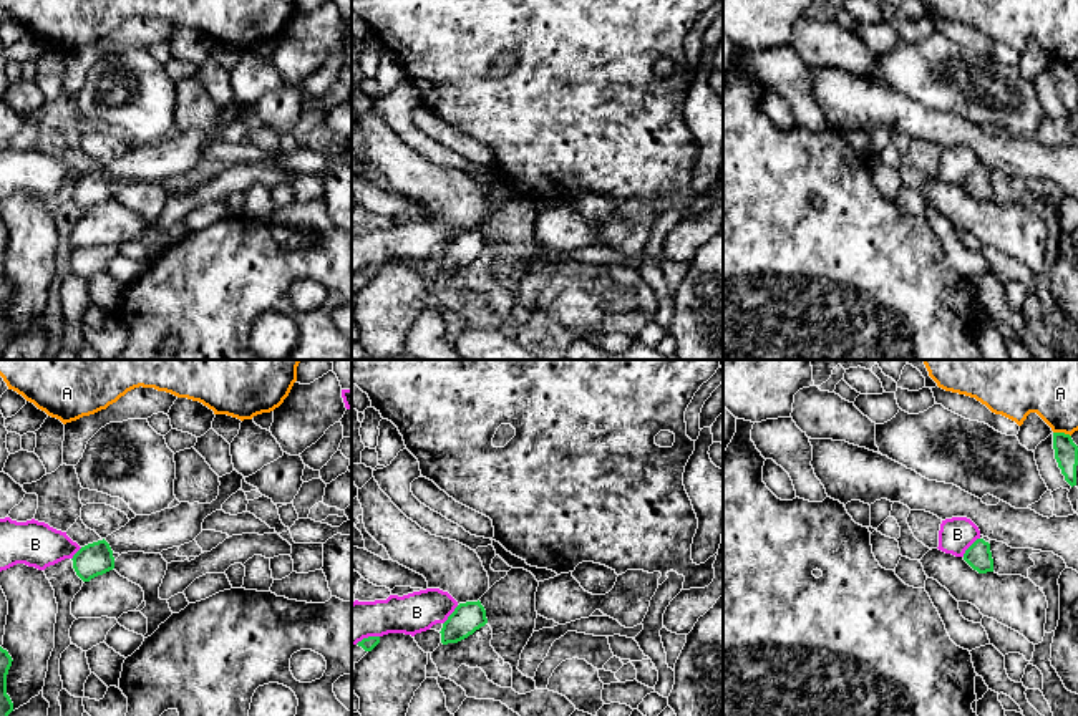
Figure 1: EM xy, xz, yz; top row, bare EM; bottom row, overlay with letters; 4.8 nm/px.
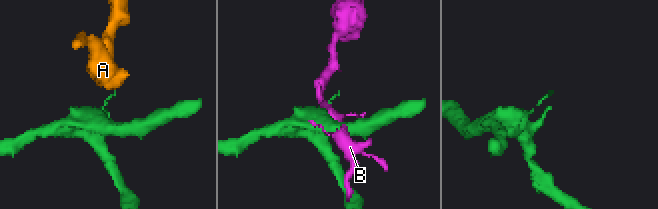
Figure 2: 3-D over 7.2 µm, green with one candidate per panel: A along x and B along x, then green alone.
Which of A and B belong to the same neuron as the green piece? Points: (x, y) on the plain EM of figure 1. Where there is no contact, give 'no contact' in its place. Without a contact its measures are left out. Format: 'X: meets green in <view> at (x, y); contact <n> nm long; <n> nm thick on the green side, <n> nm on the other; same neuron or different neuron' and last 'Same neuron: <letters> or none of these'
A: meets green in yz at (1062, 62); contact 90 nm long; 110 nm thick on the green side, 240 nm on the other; different neuron
B: meets green in yz at (969, 176); contact 130 nm long; 120 nm thick on the green side, 170 nm on the other; different neuron
Same neuron: none of these

